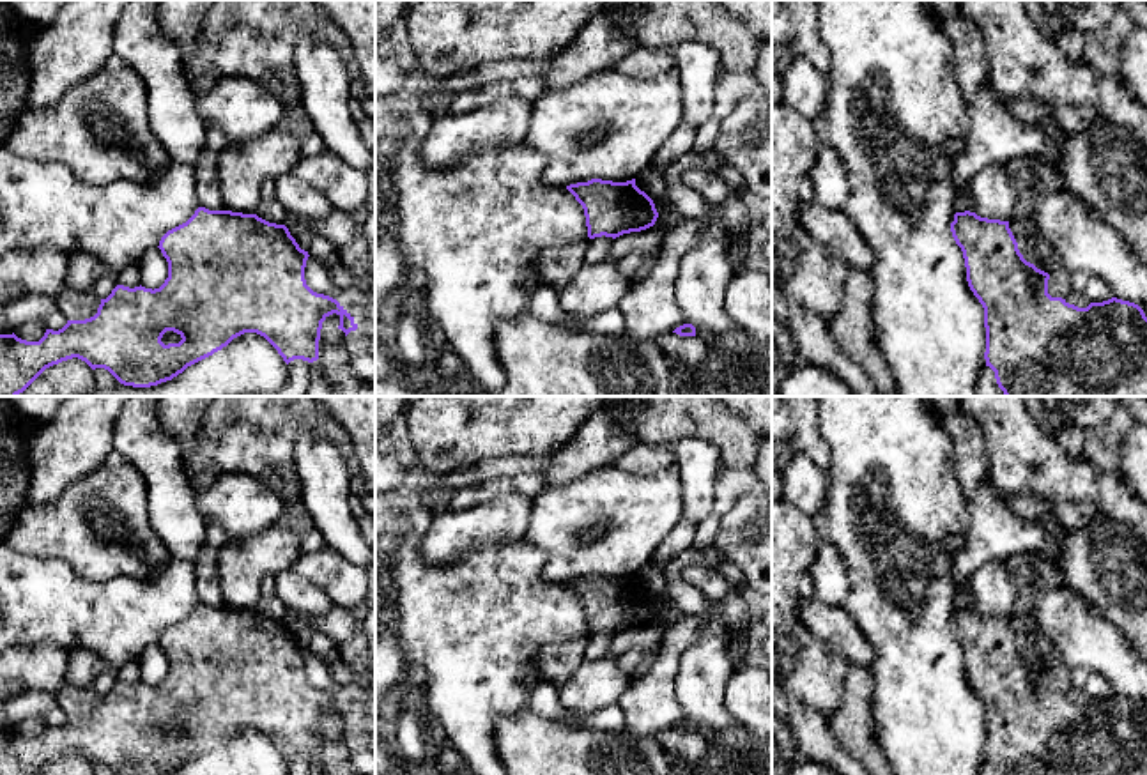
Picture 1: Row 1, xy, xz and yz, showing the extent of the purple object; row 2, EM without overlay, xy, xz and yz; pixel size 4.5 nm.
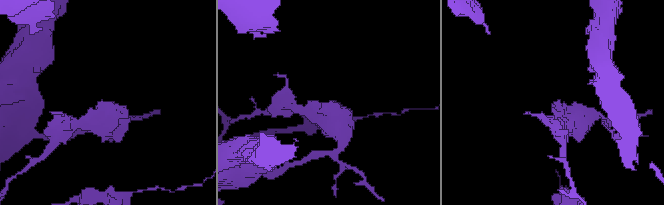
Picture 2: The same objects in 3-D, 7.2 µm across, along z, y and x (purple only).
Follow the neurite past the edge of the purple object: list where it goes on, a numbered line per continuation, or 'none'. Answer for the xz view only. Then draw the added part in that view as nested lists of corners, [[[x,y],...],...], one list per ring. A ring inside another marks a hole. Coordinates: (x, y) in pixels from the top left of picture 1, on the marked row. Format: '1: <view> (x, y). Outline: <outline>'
none

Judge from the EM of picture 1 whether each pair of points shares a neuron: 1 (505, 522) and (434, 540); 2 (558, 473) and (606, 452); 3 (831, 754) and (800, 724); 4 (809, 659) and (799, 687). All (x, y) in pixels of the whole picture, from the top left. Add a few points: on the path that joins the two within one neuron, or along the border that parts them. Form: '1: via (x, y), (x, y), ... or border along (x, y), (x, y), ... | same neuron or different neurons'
1: via (487, 522), (452, 533) | same neuron
2: via (570, 464), (586, 452), (593, 452) | same neuron
3: via (823, 747), (808, 731) | same neuron
4: via (809, 666), (806, 680) | same neuron

